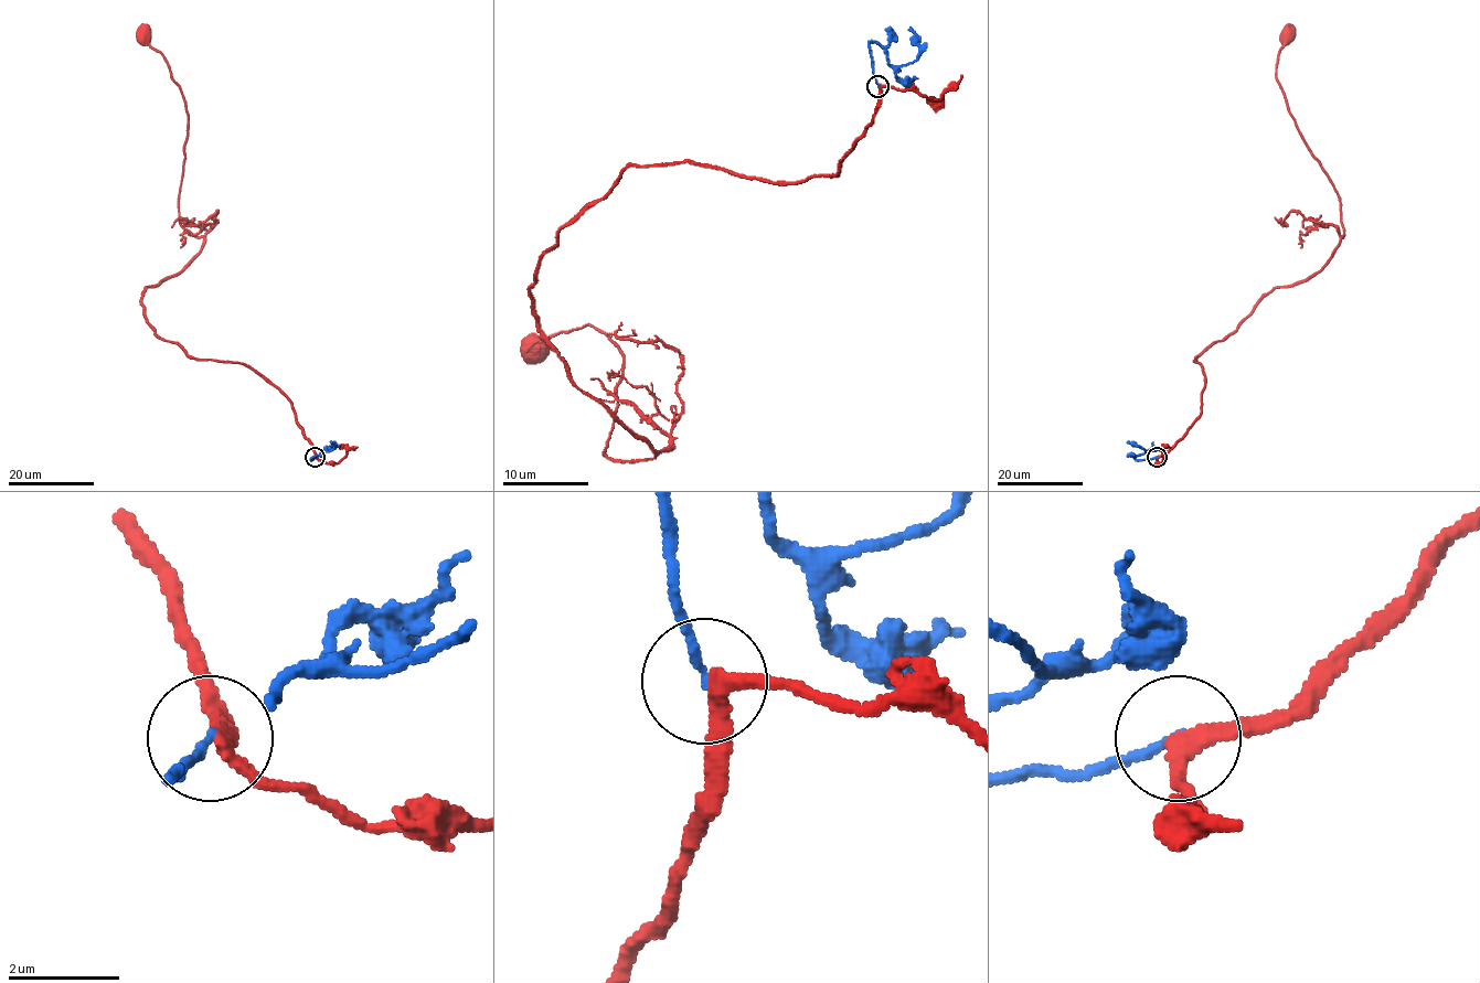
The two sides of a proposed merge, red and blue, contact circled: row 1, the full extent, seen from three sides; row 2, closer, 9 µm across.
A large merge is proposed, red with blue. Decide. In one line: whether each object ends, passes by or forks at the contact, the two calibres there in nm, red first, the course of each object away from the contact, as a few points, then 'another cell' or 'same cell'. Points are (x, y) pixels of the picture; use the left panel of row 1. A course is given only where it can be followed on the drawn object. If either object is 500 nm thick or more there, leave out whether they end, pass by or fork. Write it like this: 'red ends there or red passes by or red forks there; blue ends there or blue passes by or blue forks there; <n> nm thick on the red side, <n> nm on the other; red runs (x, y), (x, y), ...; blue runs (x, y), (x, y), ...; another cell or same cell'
red passes by; blue ends there; 260 nm thick on the red side, 150 nm on the other; red runs (316, 456), (277, 388), (147, 321), (145, 288), (203, 243), (179, 221), (185, 106), (142, 35); blue runs (316, 456), (336, 447), (331, 442); another cell

